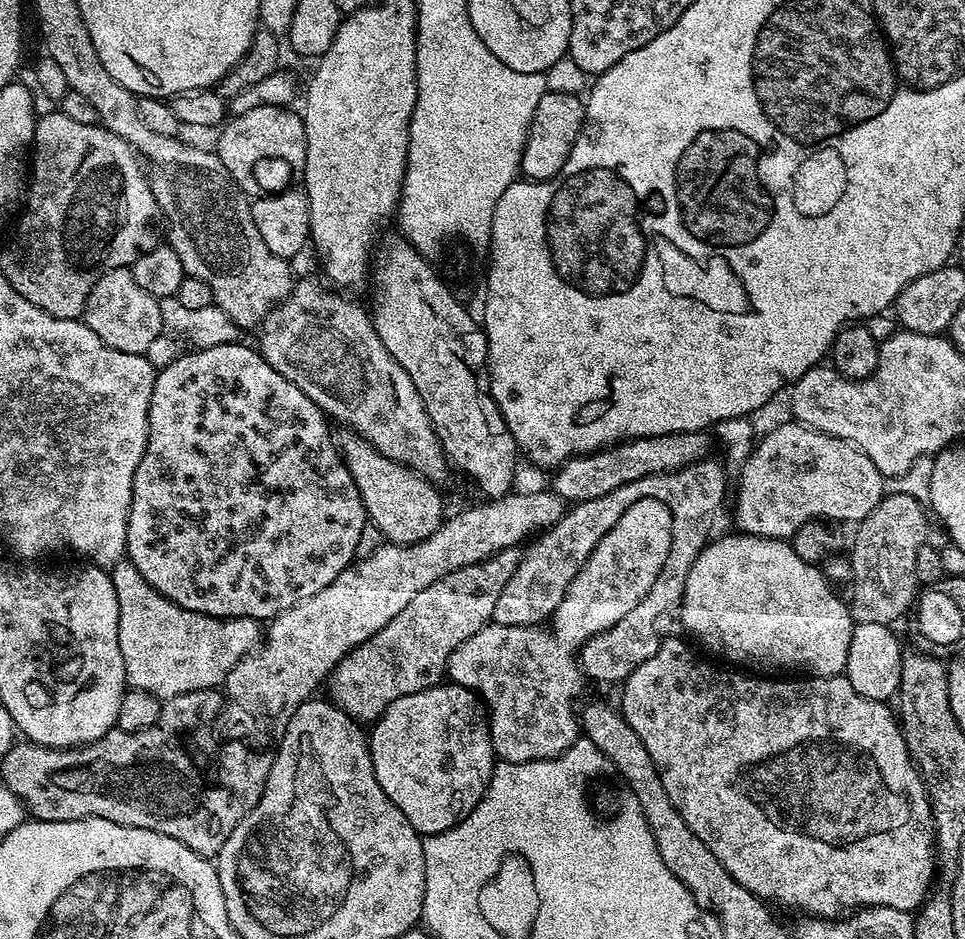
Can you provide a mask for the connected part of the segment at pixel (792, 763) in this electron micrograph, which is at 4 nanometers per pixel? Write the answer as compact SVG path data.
M672 636L669 640L668 637L661 639L654 655L646 658L646 662L634 669L622 684L624 693L618 703L619 711L642 740L642 745L657 767L666 794L670 794L670 802L674 802L678 814L682 814L686 826L690 826L690 830L694 830L694 834L706 842L714 858L722 862L724 869L743 888L765 902L777 900L788 908L800 907L804 911L801 913L821 918L839 917L840 904L848 908L844 910L873 907L915 913L928 897L937 875L936 831L928 791L924 789L924 780L908 752L897 713L893 709L891 712L885 701L862 698L862 694L850 686L848 677L843 674L792 678L796 680L763 680L760 674L728 671L732 672L723 672L704 660L696 660L695 654L678 637Z

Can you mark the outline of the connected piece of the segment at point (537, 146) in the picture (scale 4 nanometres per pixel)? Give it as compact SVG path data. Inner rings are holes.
M545 92L538 102L538 110L534 110L534 118L528 127L528 137L520 163L521 173L532 182L555 178L562 166L566 166L574 150L574 142L580 137L585 123L586 104L580 96Z

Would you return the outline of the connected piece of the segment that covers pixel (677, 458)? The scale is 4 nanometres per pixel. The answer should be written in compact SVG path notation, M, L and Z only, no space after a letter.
M707 431L675 432L625 440L610 448L591 452L588 456L574 456L561 464L555 469L553 476L556 477L553 478L550 488L565 502L602 498L602 494L610 494L610 490L618 490L618 486L626 486L626 482L638 482L638 478L654 474L677 472L698 460L707 459L712 444L714 445L713 437Z

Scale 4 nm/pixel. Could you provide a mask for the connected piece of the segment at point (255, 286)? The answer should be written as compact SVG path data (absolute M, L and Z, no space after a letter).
M135 96L128 100L128 116L116 116L116 124L112 124L112 128L116 128L113 134L120 132L118 138L136 149L146 161L148 185L158 202L161 217L167 221L167 247L172 248L174 254L178 254L185 276L202 278L202 282L212 288L215 305L221 307L240 330L259 329L273 307L291 294L294 287L291 268L293 265L266 250L266 242L262 242L262 234L258 234L258 226L254 226L252 221L249 197L241 191L216 153L191 148L174 136L154 134L154 130L148 129L146 122L142 122L142 114L138 114L136 101Z

